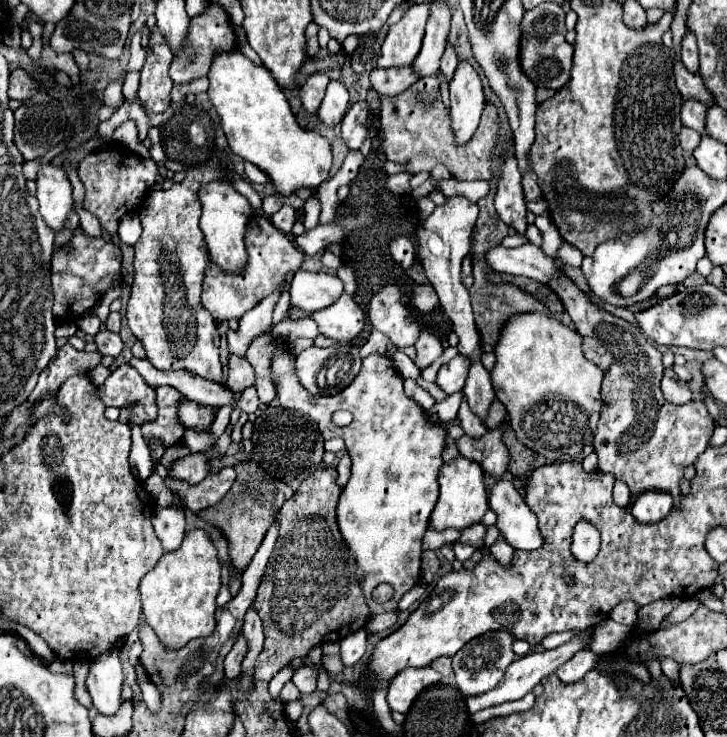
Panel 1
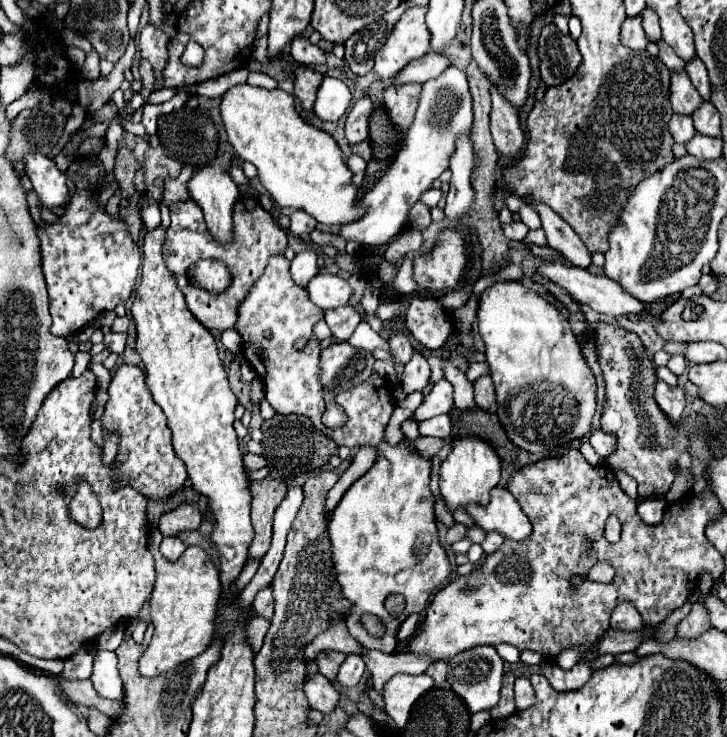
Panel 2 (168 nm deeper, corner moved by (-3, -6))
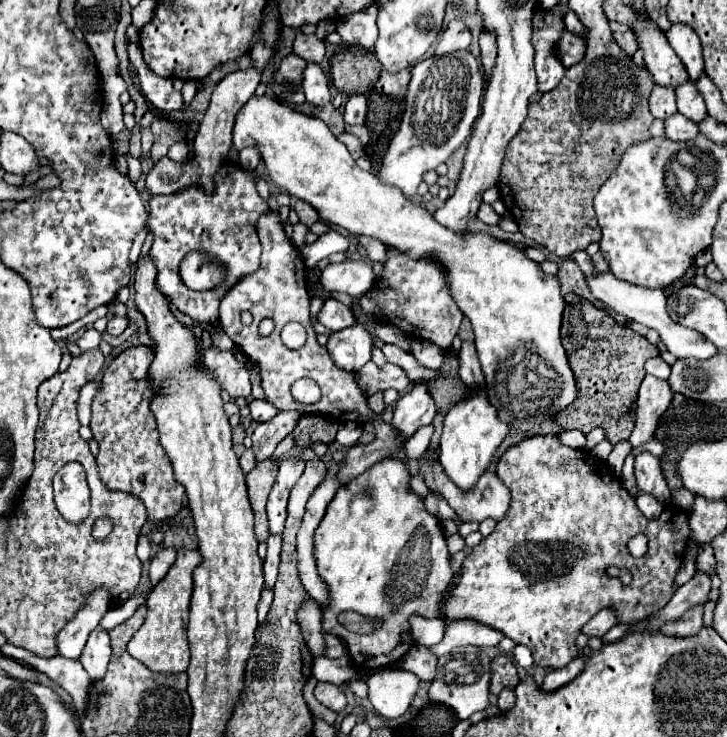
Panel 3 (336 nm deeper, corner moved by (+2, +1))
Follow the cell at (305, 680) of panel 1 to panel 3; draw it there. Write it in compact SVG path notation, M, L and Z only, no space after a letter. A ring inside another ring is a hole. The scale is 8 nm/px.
M317 682L317 686L315 686L315 698L323 706L331 708L333 712L341 712L345 708L345 704L347 704L343 690L339 686L335 686L335 684L329 684L329 682Z

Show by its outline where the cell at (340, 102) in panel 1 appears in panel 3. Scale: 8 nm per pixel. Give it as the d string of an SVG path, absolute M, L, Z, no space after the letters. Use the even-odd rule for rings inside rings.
M307 64L307 70L303 72L303 92L307 102L315 106L325 106L331 102L329 76L321 70L319 64Z

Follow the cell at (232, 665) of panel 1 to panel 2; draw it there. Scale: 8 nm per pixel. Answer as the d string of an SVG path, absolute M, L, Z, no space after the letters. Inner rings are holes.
M254 619L254 621L250 621L250 625L248 625L248 639L250 639L250 645L252 645L252 651L254 653L258 653L258 649L262 647L262 641L264 641L264 637L266 637L266 631L270 629L270 619Z

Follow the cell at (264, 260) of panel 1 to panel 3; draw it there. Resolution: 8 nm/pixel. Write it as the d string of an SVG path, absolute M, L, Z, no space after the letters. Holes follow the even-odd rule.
M227 160L215 176L215 192L207 196L201 188L185 188L167 196L151 198L151 212L147 226L155 232L151 246L151 260L157 266L157 288L195 322L217 324L219 304L223 296L239 282L239 278L253 274L259 268L261 244L257 238L257 220L269 212L269 204L259 198L255 178L237 162ZM191 250L201 250L223 262L227 276L223 284L209 292L191 294L179 276L179 262Z

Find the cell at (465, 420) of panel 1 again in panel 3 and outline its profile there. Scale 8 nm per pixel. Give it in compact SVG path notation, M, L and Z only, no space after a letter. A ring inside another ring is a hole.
M413 340L411 344L411 352L413 356L417 358L419 364L427 366L427 368L433 368L433 370L439 370L445 362L445 350L441 350L439 346L427 342L427 340Z

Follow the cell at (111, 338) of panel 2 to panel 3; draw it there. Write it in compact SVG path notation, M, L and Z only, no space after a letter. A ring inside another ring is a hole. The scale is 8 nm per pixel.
M111 318L109 324L107 324L107 332L111 336L121 336L127 328L127 318Z

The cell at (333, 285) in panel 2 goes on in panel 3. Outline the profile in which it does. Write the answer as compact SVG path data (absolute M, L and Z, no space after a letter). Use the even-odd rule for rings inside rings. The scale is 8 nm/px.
M343 260L341 264L329 264L321 276L319 284L327 292L345 292L353 298L361 298L375 282L371 260Z

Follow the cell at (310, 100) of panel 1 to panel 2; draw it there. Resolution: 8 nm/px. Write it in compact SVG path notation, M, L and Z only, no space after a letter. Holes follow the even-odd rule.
M296 67L294 71L294 93L300 99L302 107L306 111L310 111L314 107L314 99L316 99L316 89L320 87L322 75L308 69L308 67Z

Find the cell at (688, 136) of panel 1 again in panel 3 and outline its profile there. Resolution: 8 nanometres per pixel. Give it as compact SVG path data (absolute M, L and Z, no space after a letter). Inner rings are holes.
M655 86L649 98L651 114L659 120L667 120L677 114L677 102L675 102L675 90L665 86Z

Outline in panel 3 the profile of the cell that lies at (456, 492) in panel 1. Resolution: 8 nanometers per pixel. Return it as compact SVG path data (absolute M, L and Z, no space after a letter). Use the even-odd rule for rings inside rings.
M483 390L471 394L467 400L457 402L451 412L445 414L441 444L437 452L437 462L443 466L447 478L457 484L461 490L471 490L479 482L479 478L487 472L497 448L507 436L509 428L497 418L497 410L489 404L487 394Z

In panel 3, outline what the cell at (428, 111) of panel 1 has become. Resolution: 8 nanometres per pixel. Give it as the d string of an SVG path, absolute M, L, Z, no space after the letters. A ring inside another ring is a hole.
M385 70L381 72L375 88L381 90L387 96L395 96L395 98L405 98L407 94L407 86L409 86L409 78L411 72L409 70L401 70L397 74L387 74Z

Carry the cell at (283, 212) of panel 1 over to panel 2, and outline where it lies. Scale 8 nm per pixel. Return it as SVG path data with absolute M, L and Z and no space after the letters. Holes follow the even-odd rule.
M296 211L290 215L290 231L294 235L312 233L314 229L316 229L316 219L312 219L312 215L308 215L304 211Z

